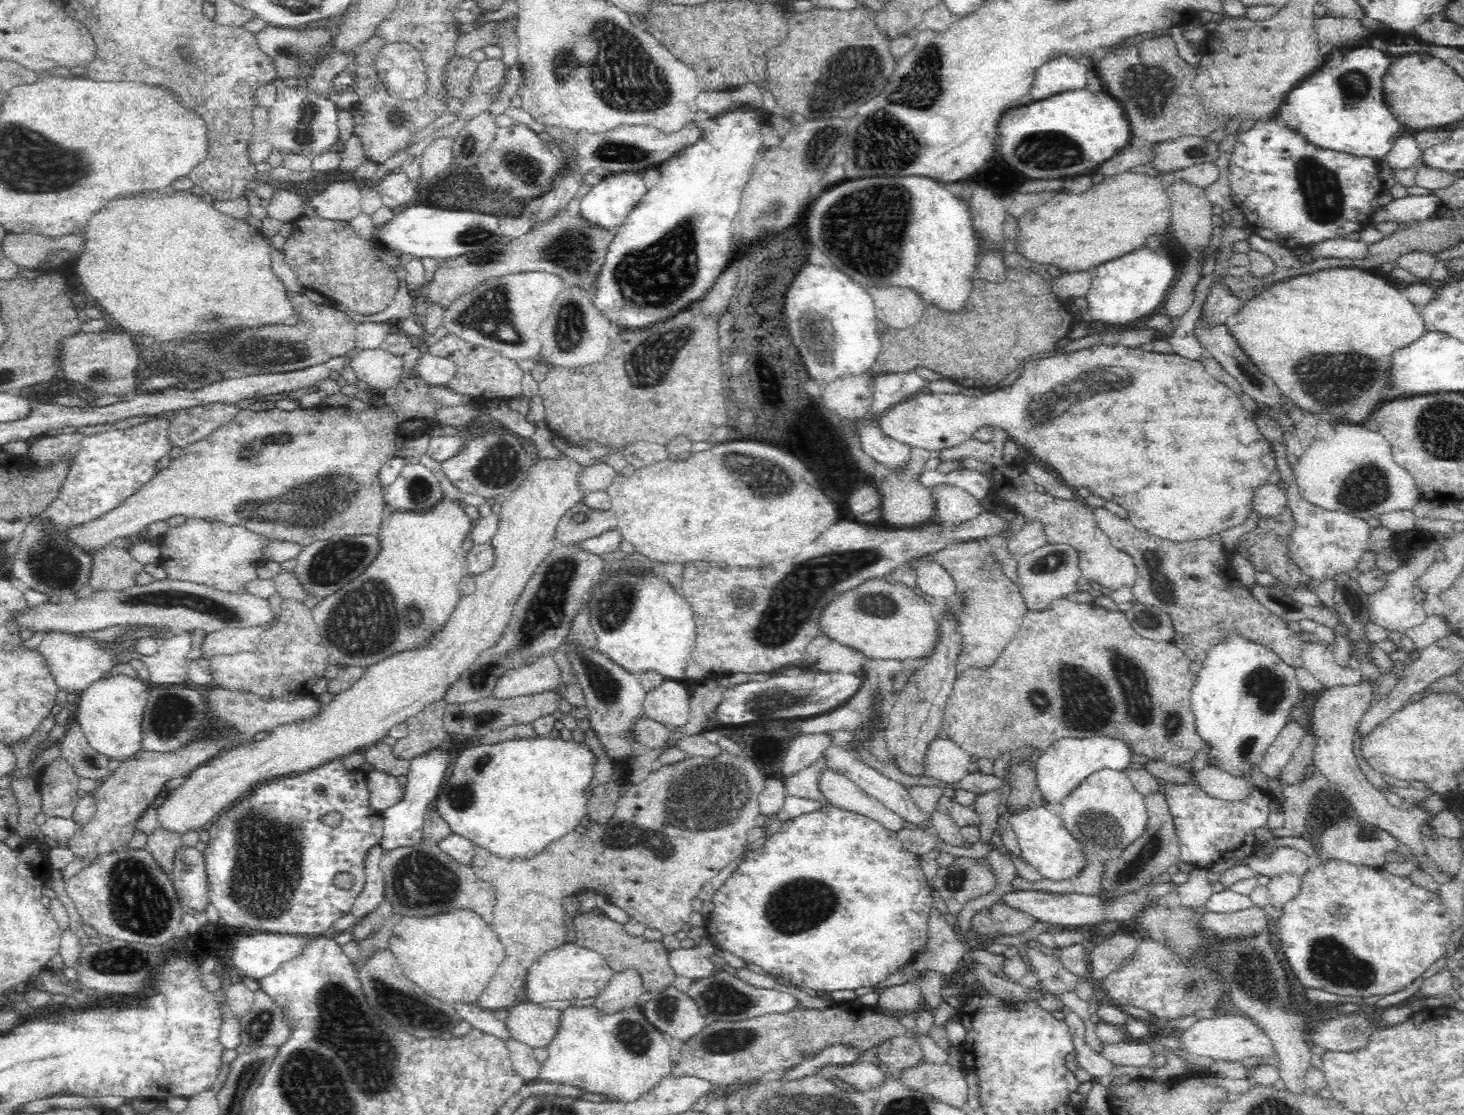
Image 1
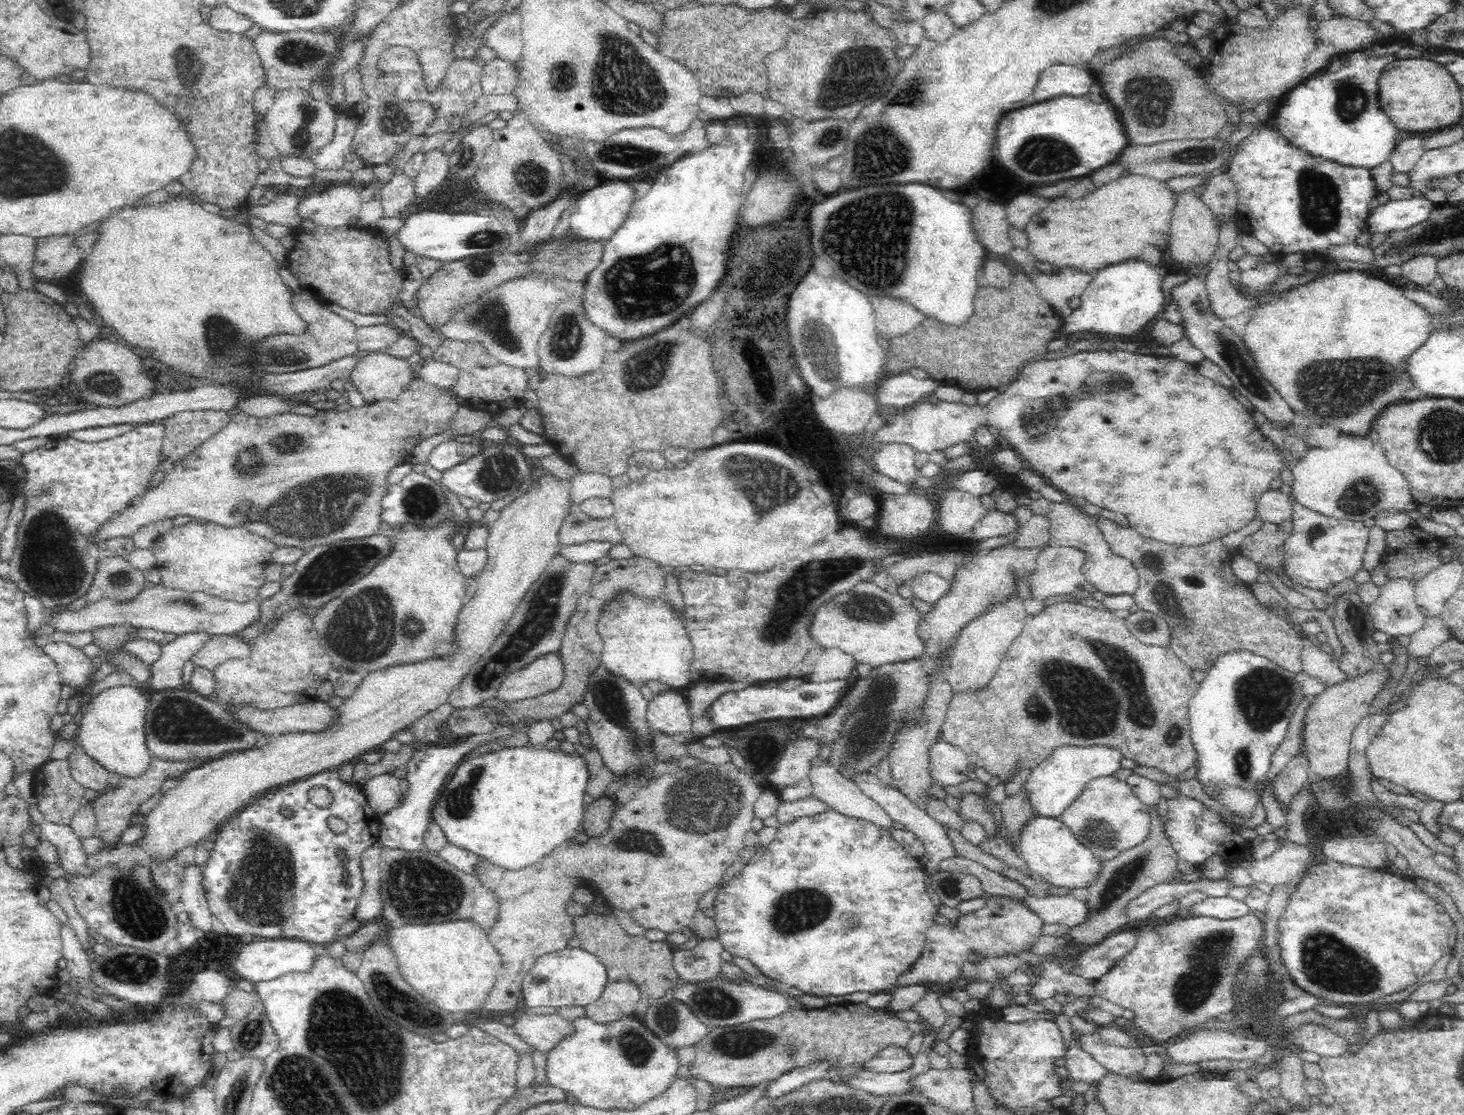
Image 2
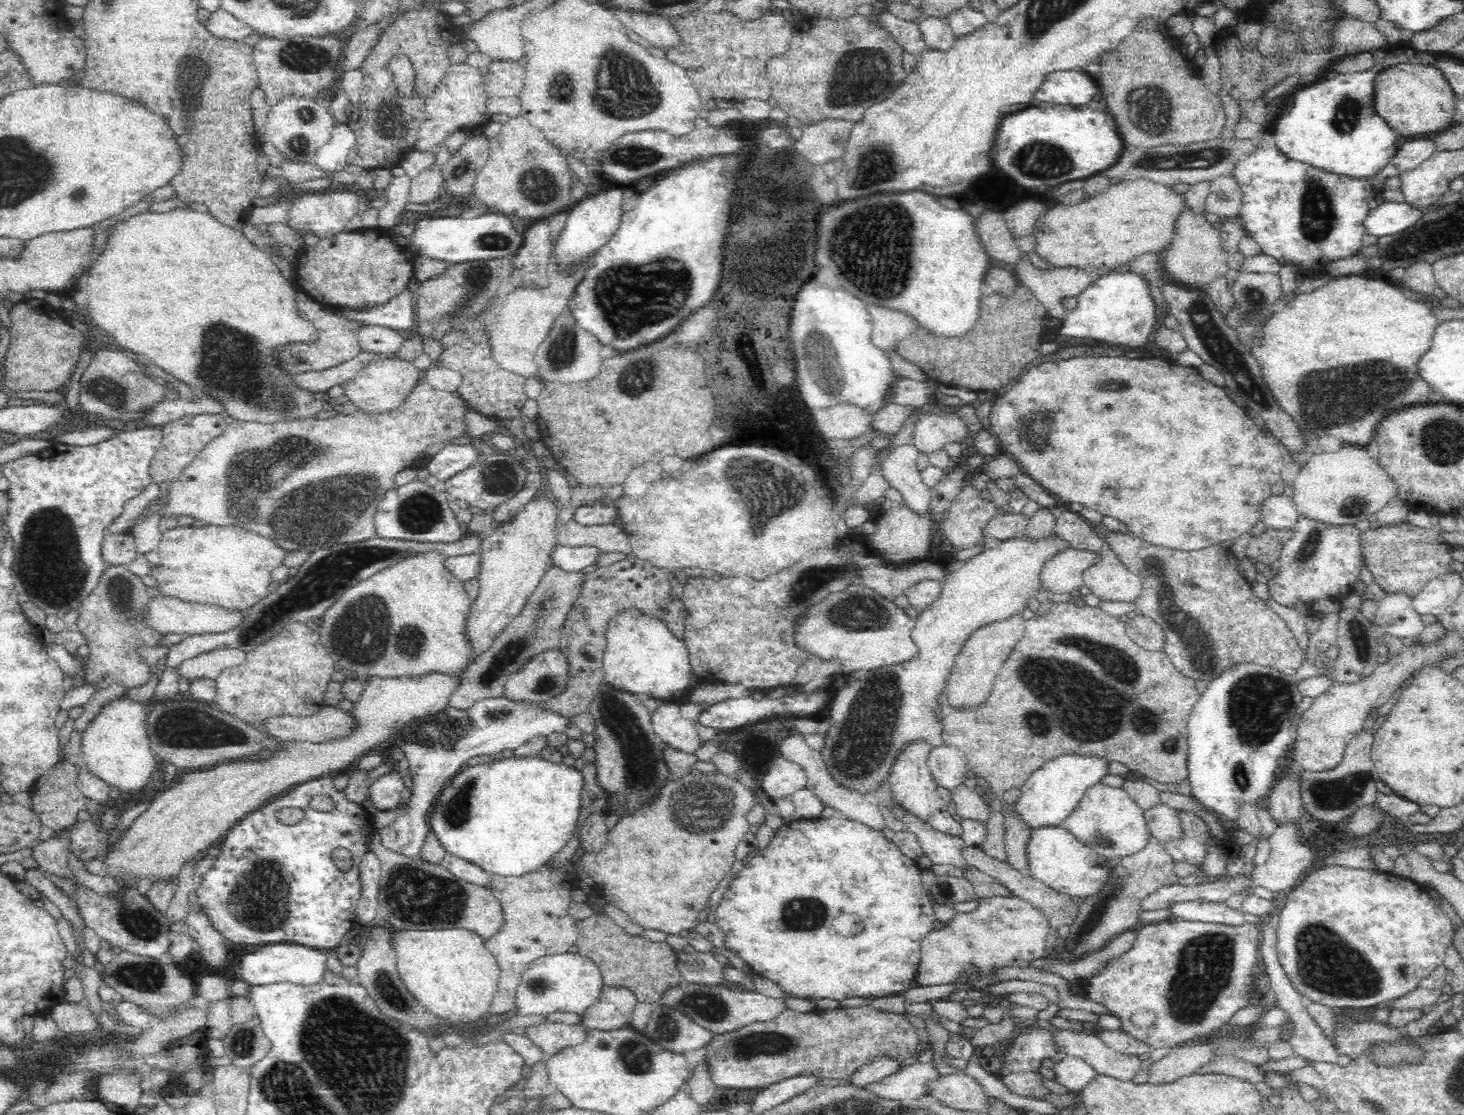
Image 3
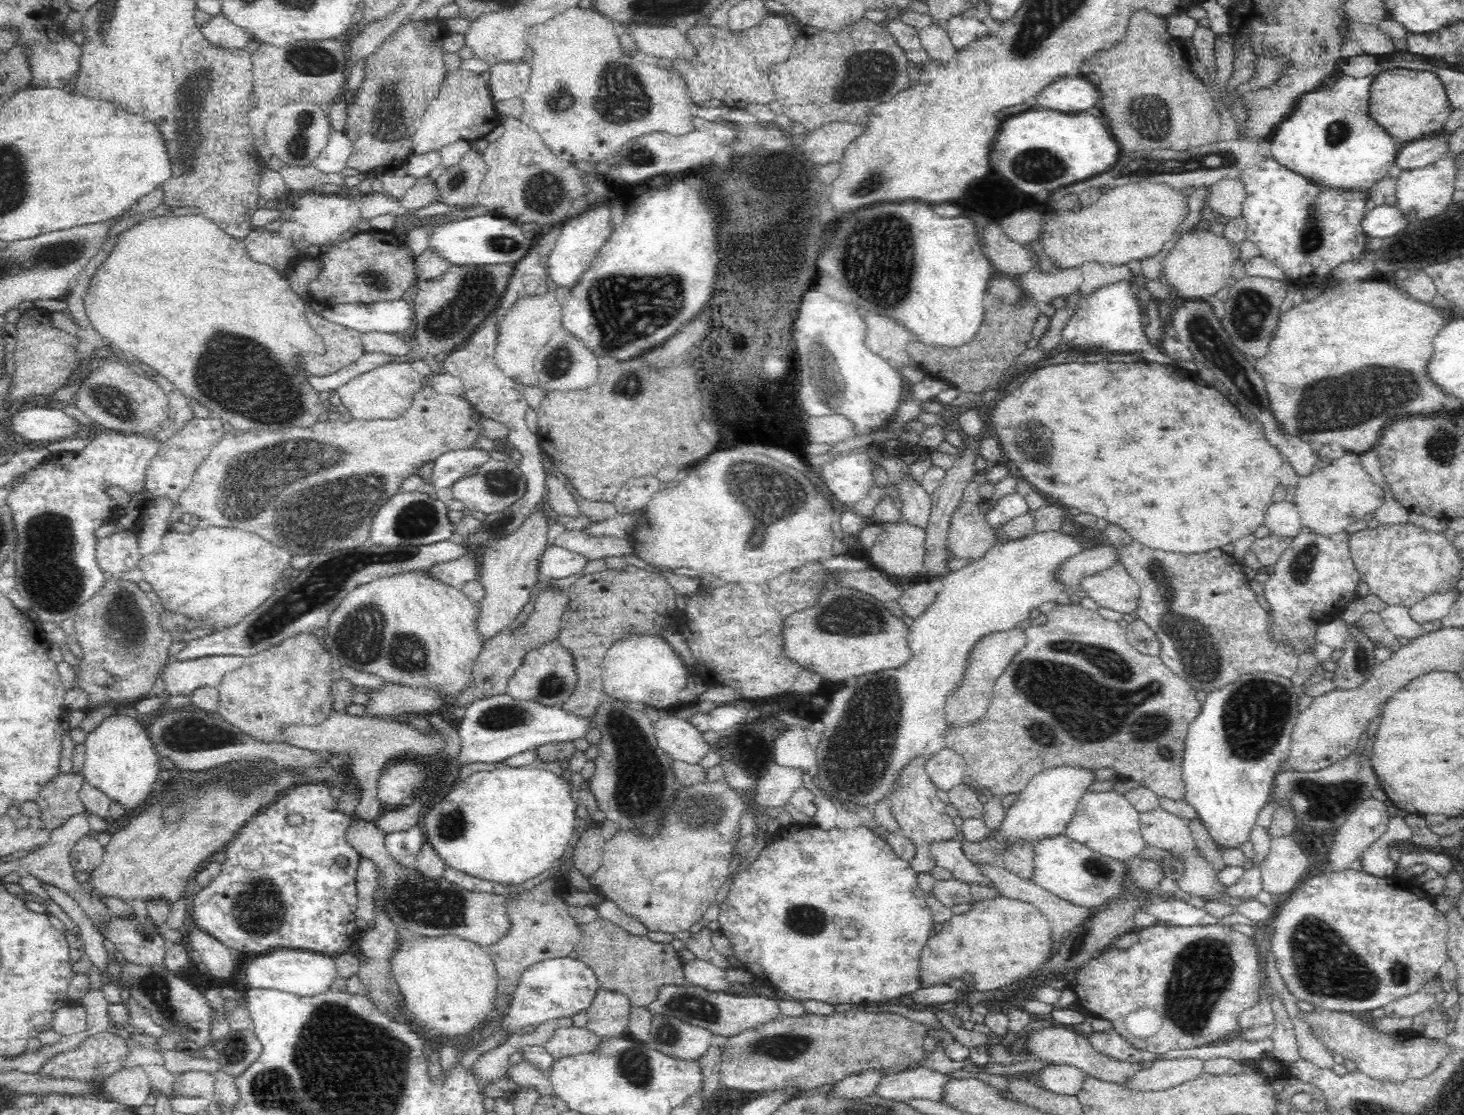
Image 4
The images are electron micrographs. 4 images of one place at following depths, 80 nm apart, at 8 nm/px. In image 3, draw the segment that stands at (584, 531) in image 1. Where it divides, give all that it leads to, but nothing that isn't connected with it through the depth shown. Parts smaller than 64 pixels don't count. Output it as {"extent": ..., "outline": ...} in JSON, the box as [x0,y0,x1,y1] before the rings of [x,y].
{"extent":[557,517,631,555],"outline":[[[572,517],[557,531],[558,544],[564,546],[596,546],[602,552],[622,552],[631,555],[629,542],[619,526],[608,523],[603,525],[584,525]]]}

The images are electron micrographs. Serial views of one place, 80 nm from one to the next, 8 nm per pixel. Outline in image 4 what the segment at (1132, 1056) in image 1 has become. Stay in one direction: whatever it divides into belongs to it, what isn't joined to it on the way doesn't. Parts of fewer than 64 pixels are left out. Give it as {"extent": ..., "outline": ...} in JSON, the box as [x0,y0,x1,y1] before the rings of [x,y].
{"extent":[1025,1026,1140,1084],"outline":[[[1052,1026],[1032,1031],[1025,1041],[1025,1047],[1031,1048],[1030,1054],[1037,1060],[1042,1060],[1045,1064],[1068,1063],[1082,1068],[1090,1077],[1100,1080],[1115,1081],[1118,1084],[1124,1084],[1136,1074],[1140,1068],[1138,1062],[1116,1059],[1104,1051],[1092,1045],[1088,1035],[1082,1031],[1073,1032],[1062,1026]]]}

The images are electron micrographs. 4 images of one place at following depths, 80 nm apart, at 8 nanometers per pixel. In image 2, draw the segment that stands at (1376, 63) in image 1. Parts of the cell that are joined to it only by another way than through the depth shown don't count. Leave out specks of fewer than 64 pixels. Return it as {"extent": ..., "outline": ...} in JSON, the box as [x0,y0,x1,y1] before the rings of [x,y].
{"extent":[1276,48,1402,169],"outline":[[[1371,48],[1349,52],[1346,57],[1347,63],[1321,69],[1313,76],[1295,84],[1282,98],[1276,114],[1276,124],[1286,139],[1312,155],[1323,156],[1341,164],[1372,169],[1389,160],[1402,136],[1380,104],[1379,78],[1389,60],[1386,57],[1376,56]]]}

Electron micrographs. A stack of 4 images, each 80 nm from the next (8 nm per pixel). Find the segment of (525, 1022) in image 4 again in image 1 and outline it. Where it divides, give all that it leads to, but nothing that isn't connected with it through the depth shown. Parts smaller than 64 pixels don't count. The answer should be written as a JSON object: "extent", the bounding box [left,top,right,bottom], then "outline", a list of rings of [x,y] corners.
{"extent":[523,943,615,1002],"outline":[[[564,943],[546,954],[540,955],[528,969],[527,980],[524,984],[523,997],[526,1000],[542,1002],[566,1001],[596,998],[615,974],[607,960],[596,951],[582,948],[576,944]]]}

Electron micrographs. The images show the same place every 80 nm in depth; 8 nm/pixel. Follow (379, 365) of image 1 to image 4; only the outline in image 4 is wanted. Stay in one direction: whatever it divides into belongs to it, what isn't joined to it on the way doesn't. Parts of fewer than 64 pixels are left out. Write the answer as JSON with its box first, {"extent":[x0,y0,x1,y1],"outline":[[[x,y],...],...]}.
{"extent":[336,362,427,420],"outline":[[[388,362],[356,376],[347,384],[340,386],[336,393],[340,397],[342,410],[347,410],[352,418],[357,420],[390,420],[390,418],[404,416],[404,412],[413,400],[414,394],[427,383],[411,364]]]}

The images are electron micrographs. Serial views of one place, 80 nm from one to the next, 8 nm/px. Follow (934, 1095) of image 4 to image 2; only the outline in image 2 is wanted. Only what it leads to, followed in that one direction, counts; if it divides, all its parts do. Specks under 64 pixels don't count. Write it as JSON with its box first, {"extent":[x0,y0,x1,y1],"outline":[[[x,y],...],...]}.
{"extent":[846,1048,930,1097],"outline":[[[922,1048],[916,1054],[914,1064],[905,1071],[895,1073],[876,1072],[862,1066],[858,1072],[854,1072],[850,1076],[850,1080],[846,1084],[860,1090],[865,1090],[872,1095],[886,1097],[890,1093],[912,1091],[913,1088],[909,1086],[909,1078],[924,1072],[928,1067],[930,1067],[930,1062],[928,1062],[928,1055],[926,1056],[926,1048]]]}

